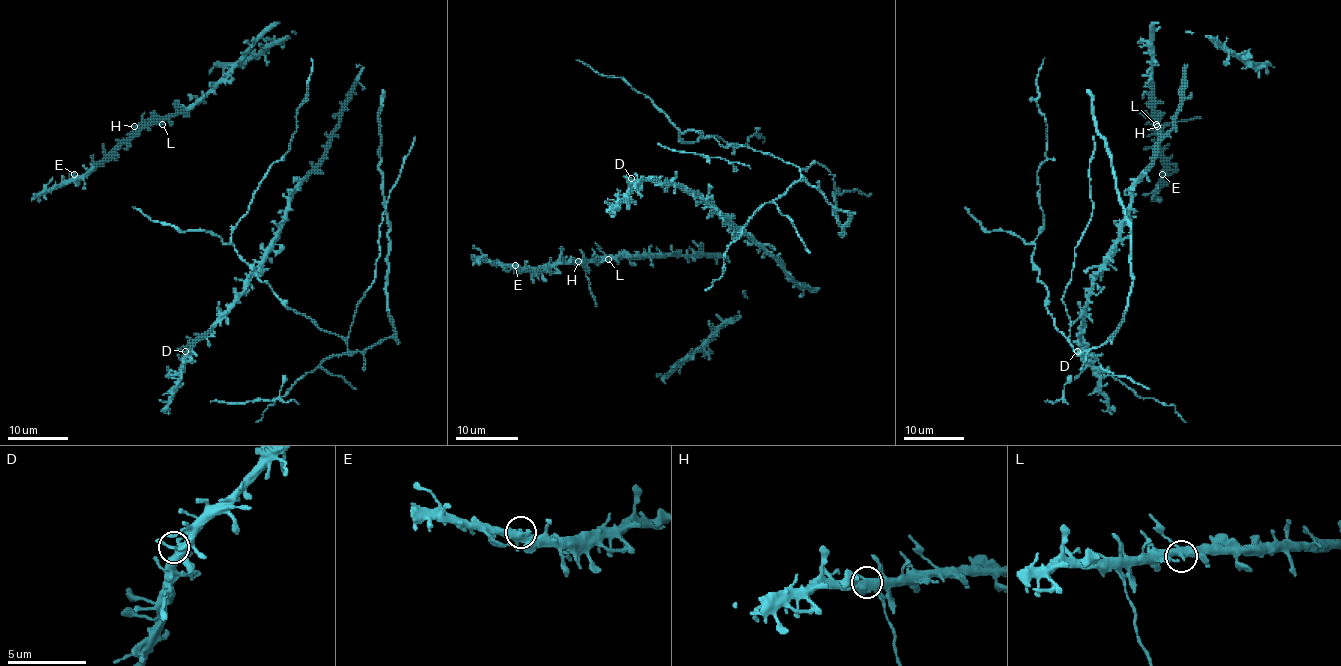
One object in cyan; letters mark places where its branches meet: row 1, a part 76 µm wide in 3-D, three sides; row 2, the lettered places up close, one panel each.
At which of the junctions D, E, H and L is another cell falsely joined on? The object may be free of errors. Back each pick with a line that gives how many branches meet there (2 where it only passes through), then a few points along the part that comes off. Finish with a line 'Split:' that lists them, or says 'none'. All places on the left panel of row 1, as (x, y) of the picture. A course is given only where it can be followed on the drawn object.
H: 2 | (134, 126), (152, 117)
Split: H

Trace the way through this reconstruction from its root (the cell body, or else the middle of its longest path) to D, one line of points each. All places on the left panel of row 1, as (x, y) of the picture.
D: (290, 204), (287, 219), (272, 250), (245, 293), (185, 351)

